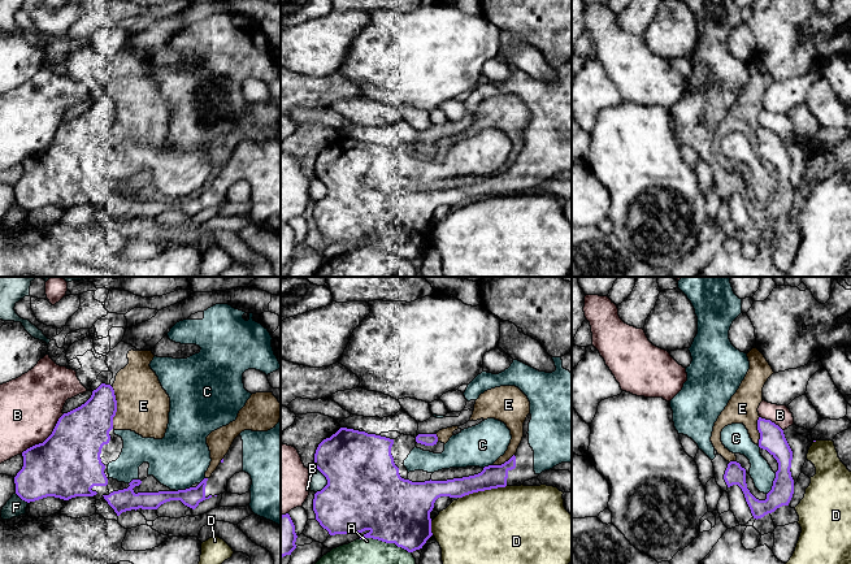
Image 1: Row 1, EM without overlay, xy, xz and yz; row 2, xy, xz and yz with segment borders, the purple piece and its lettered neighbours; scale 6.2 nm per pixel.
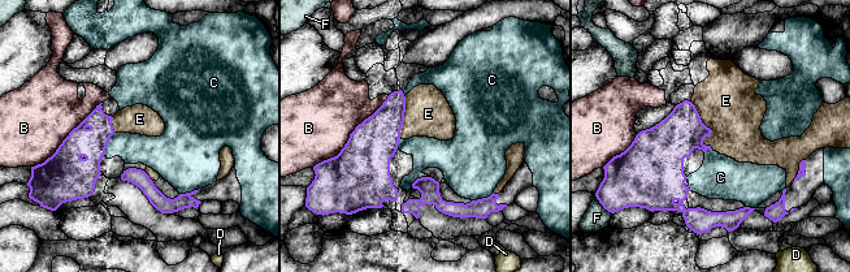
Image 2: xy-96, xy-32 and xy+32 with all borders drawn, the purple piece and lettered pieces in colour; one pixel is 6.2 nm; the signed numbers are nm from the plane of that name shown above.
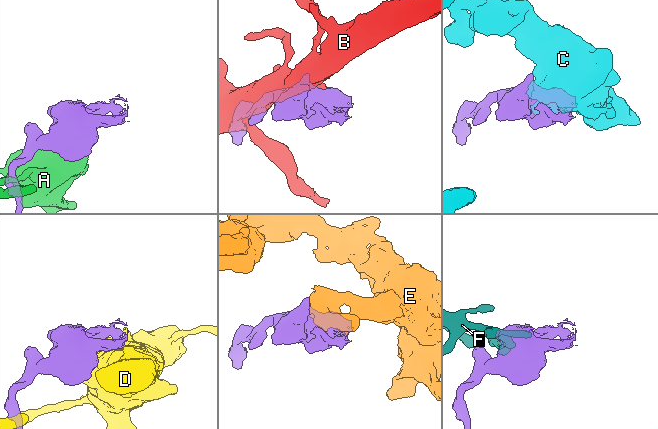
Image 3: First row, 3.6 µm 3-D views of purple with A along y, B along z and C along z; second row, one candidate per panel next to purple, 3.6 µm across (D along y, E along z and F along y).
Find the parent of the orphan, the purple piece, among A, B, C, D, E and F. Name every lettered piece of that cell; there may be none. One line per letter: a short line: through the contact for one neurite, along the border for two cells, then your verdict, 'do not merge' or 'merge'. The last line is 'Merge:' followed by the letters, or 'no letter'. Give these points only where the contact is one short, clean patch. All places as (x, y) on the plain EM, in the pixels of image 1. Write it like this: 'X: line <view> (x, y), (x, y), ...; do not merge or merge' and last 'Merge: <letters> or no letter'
A: do not merge
B: do not merge
C: merge
D: do not merge
E: do not merge
F: line xz (316, 176), (326, 189), (326, 192), (316, 202); do not merge
Merge: C

